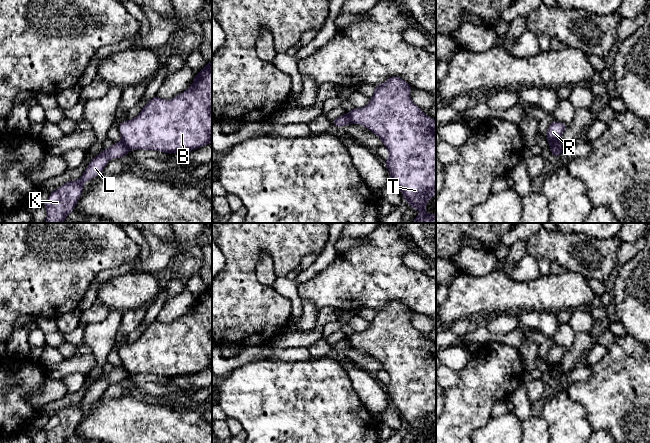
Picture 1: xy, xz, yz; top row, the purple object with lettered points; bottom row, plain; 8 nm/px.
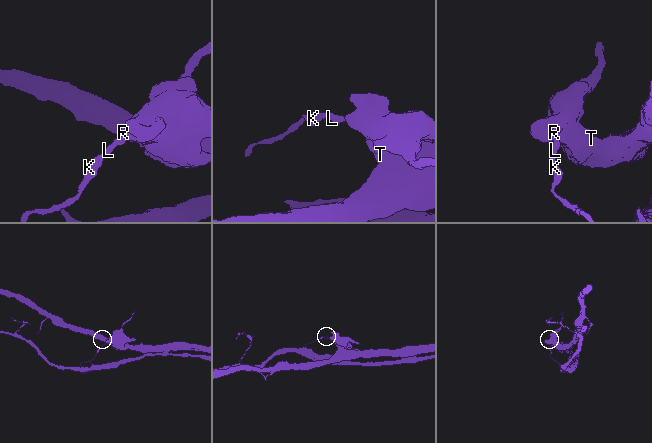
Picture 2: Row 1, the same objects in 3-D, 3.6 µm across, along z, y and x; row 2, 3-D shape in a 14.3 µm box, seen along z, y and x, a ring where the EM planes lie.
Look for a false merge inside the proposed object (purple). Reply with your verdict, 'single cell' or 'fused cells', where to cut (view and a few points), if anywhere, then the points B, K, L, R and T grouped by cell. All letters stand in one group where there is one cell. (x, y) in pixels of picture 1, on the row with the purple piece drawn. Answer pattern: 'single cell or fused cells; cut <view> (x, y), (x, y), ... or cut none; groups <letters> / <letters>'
fused cells; cut xz (347, 113), (351, 123); groups B R T / K L

